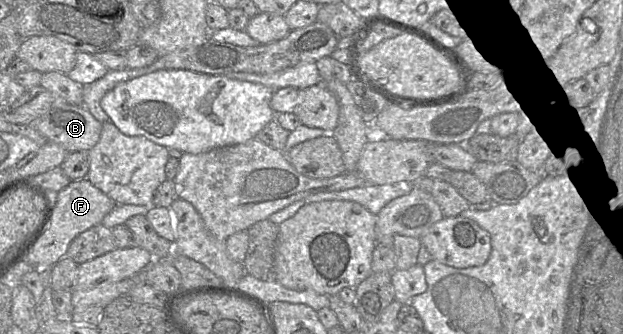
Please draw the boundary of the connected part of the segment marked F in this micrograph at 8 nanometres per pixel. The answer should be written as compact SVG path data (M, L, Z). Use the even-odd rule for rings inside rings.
M87 178L71 181L57 193L50 223L23 261L31 265L33 270L49 271L66 256L69 245L79 234L100 224L116 205L116 202L96 188Z

